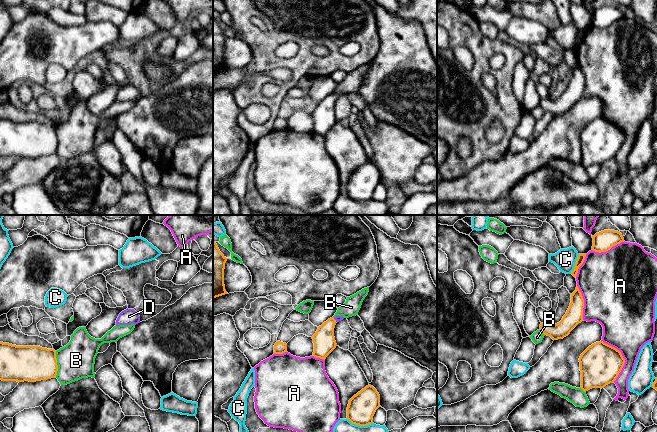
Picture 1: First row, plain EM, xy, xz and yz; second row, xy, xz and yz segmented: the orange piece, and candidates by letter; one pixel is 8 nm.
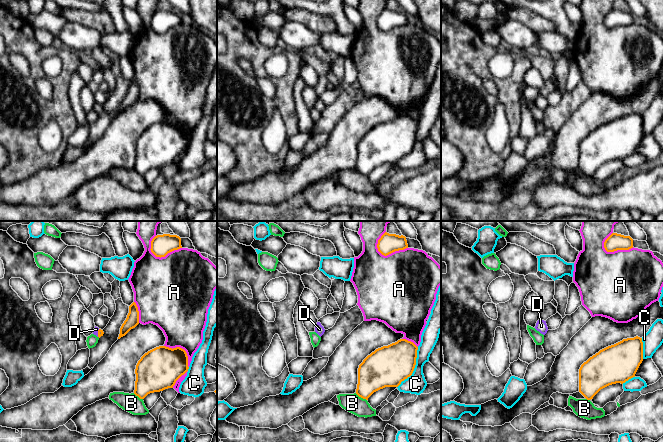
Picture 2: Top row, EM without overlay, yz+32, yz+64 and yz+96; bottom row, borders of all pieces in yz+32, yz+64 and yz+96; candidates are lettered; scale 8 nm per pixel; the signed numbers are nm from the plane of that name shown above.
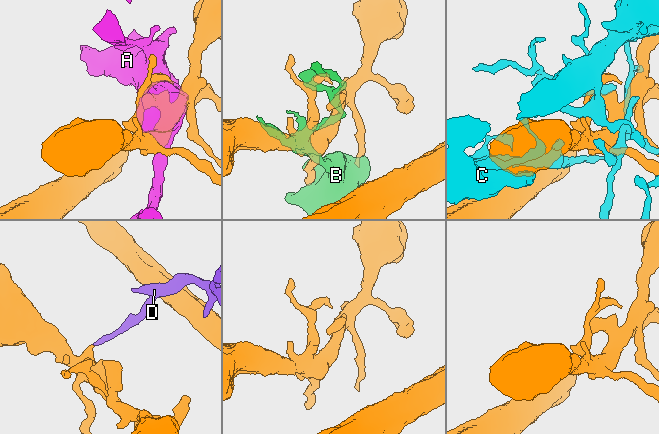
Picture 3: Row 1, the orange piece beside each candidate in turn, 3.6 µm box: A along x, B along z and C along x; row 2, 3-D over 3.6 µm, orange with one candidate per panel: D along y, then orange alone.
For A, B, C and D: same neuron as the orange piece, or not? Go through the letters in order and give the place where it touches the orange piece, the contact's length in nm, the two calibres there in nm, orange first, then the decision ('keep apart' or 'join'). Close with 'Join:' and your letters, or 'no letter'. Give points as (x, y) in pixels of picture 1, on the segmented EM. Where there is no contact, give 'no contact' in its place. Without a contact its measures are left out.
A: meets orange in yz at (622, 357); contact 360 nm long; 340 nm thick on the orange side, 380 nm on the other; keep apart
B: meets orange in xy at (56, 364); contact 200 nm long; 280 nm thick on the orange side, 300 nm on the other; keep apart
C: meets orange in yz at (575, 264); contact 180 nm long; 60 nm thick on the orange side, 170 nm on the other; keep apart
D: meets orange in xz at (335, 320); contact 50 nm long; 180 nm thick on the orange side, 50 nm on the other; join
Join: D

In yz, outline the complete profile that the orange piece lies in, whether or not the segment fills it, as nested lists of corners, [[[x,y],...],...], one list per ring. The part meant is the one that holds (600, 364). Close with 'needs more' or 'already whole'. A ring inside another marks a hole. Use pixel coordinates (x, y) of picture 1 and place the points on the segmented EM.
[[[596,342],[580,356],[581,389],[604,388],[613,383],[621,372],[625,359],[616,348]]]; already whole

